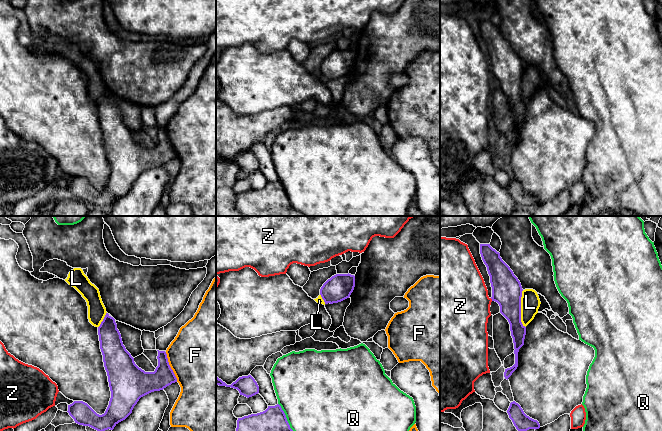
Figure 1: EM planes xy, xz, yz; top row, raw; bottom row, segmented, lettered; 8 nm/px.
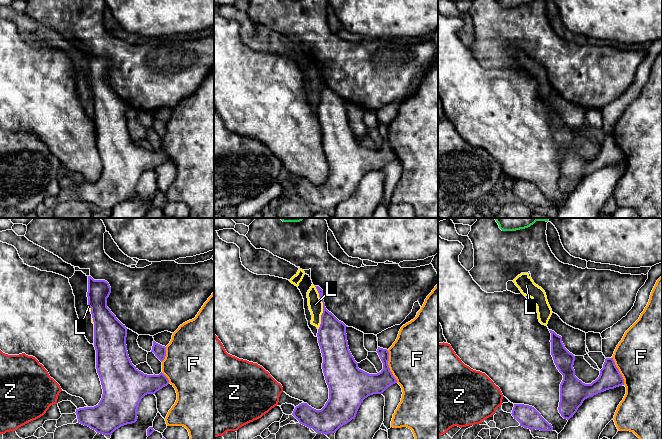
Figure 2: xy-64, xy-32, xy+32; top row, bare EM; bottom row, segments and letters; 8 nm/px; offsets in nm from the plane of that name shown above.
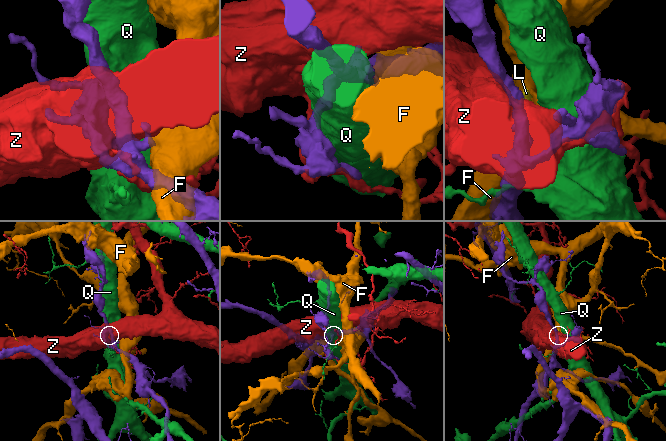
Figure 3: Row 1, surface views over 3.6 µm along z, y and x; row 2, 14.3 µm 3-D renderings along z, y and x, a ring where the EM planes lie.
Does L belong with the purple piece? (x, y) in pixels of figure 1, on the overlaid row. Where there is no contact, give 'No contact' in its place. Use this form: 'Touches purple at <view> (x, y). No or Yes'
Touches purple at yz (520, 309). No

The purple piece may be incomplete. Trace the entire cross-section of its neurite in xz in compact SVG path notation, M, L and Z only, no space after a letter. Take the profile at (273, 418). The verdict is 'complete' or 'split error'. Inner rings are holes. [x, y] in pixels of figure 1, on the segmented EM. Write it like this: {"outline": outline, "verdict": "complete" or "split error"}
{"outline": "M279 404L260 413L238 418L236 431L293 431Z", "verdict": "complete"}

